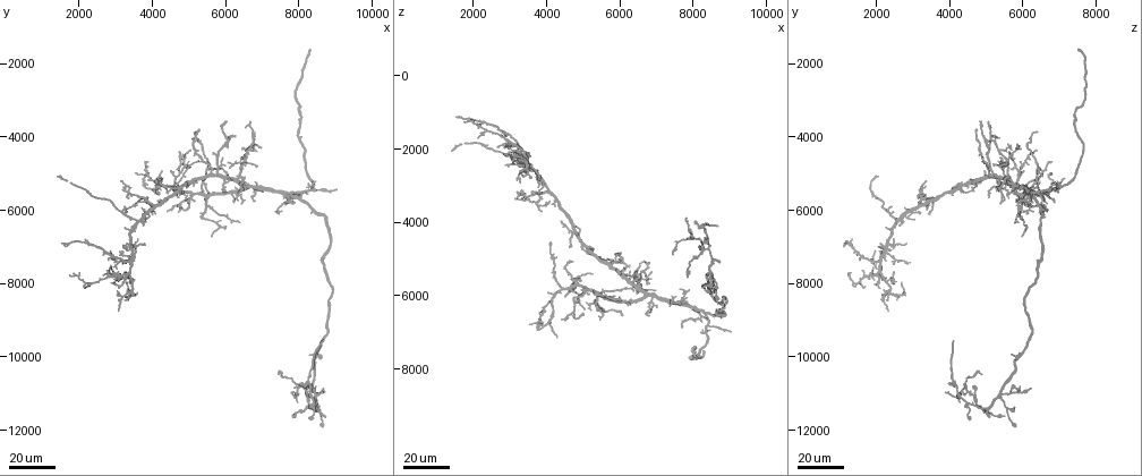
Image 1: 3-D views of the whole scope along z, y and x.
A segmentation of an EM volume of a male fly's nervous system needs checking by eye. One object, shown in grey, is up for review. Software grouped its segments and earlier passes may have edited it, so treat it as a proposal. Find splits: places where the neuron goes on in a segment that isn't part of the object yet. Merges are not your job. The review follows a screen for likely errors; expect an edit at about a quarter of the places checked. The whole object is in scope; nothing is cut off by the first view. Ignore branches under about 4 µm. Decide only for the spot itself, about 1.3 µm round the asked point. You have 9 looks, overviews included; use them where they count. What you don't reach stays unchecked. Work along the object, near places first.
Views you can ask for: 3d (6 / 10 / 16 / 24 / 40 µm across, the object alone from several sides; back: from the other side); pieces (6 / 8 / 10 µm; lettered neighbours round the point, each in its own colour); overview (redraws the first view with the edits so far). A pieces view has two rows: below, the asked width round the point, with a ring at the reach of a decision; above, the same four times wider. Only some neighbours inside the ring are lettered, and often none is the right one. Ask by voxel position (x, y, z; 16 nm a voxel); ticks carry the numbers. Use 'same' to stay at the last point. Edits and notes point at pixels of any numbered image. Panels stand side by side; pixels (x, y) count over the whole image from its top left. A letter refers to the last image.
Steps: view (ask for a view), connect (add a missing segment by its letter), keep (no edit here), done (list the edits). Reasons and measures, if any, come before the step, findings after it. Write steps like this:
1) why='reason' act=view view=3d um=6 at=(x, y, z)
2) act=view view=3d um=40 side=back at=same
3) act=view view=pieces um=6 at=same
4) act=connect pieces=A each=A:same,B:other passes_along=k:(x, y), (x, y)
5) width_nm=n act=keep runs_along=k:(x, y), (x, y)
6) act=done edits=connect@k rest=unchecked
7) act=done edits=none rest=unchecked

why='an open end' act=view view=3d um=40 at=(8750, 11650, 5050)

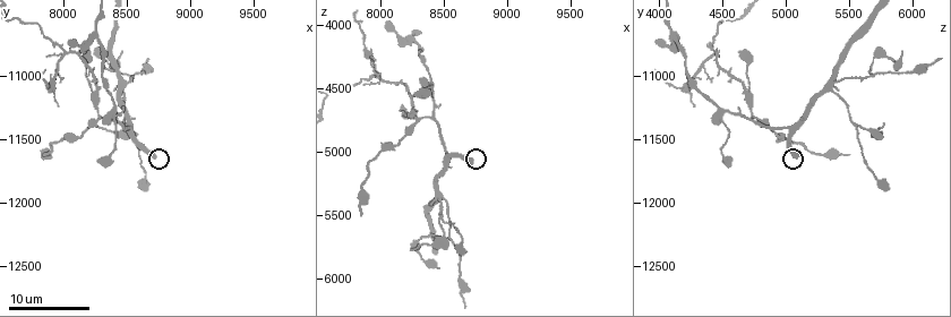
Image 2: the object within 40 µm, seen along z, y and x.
why='see the neighbours' act=view view=pieces um=10 at=(8720, 11640, 5080)

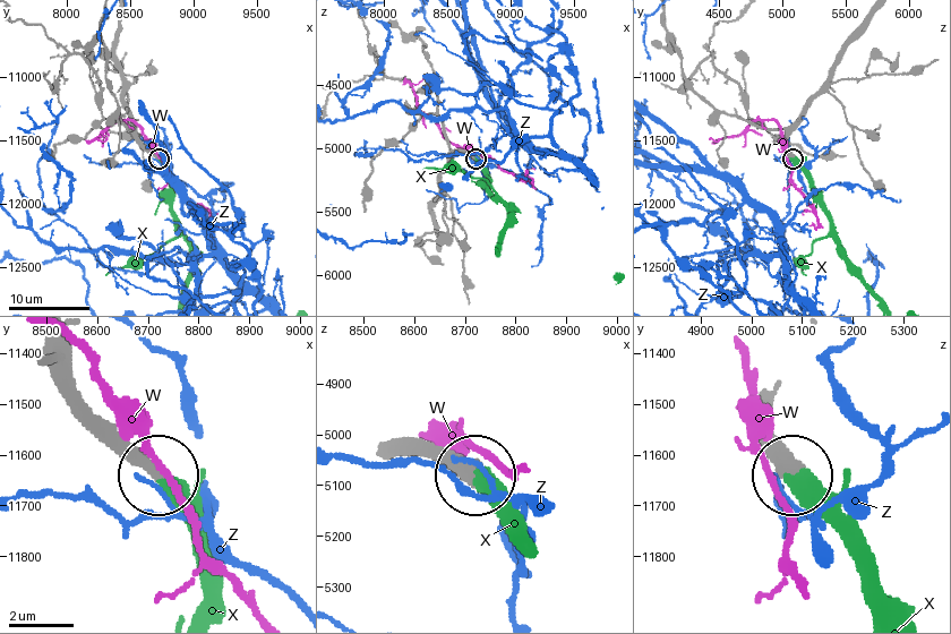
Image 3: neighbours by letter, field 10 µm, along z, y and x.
act=connect pieces=X each=W:other,X:same,Z:other passes_along=3:(788, 137), (787, 151), (805, 176), (855, 276) found='the neuron continues'

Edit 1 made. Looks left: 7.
why='end of a long branch' act=view view=pieces um=10 at=(7860, 11620, 5480)

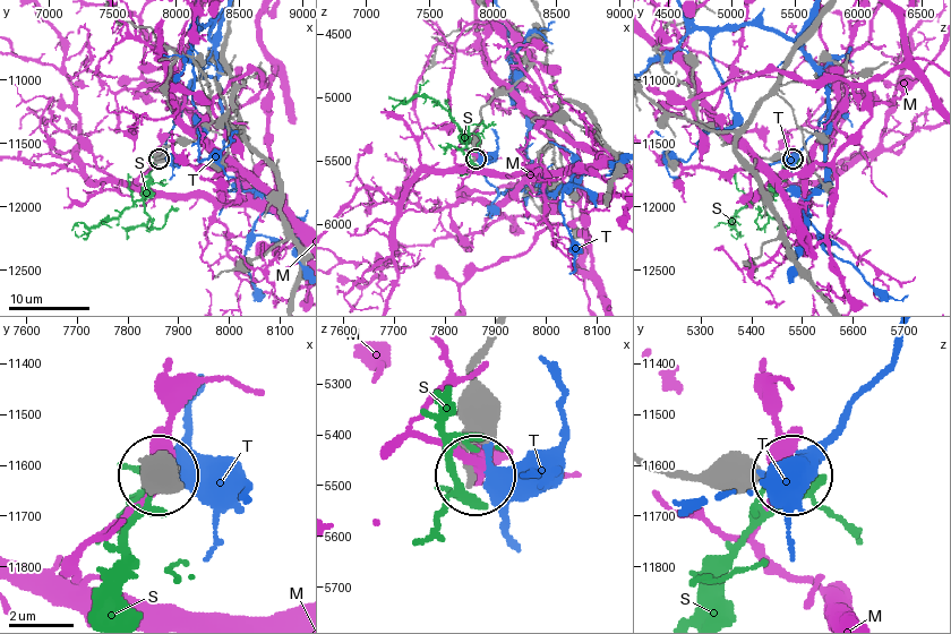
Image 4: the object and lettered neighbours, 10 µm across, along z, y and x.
act=keep each=M:other,S:other,T:other found='no lettered segment goes on from it'

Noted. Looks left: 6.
why='end of a long branch' act=view view=3d um=24 at=(8650, 9600, 4100)

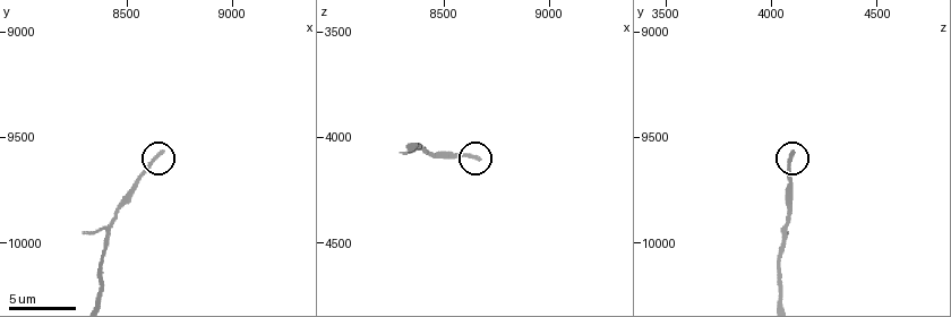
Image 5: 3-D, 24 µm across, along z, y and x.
act=view view=pieces um=6 at=(8650, 9580, 4100)

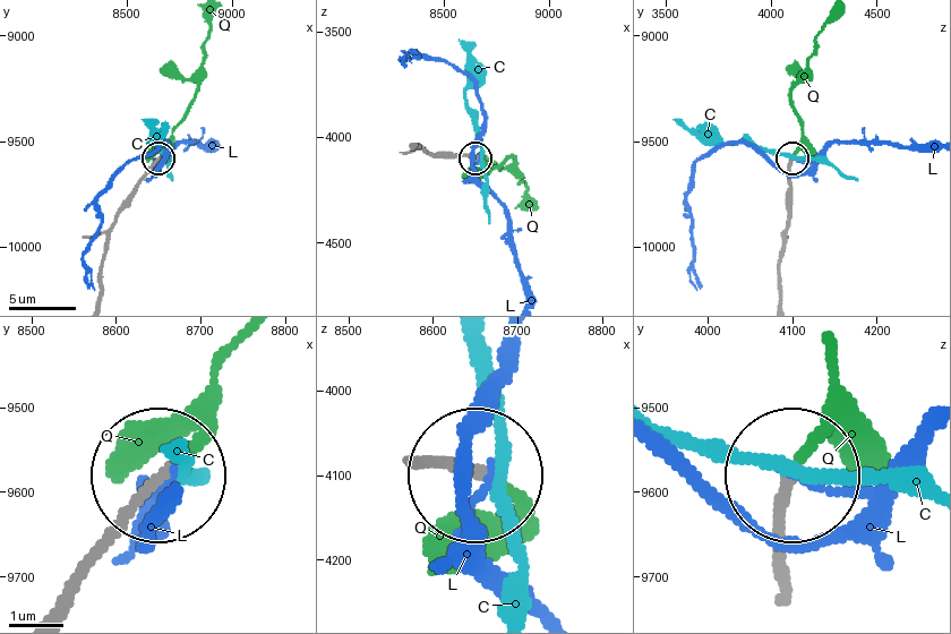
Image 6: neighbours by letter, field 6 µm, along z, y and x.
act=connect pieces=Q each=C:other,L:other,Q:same passes_along=6:(412, 469), (480, 473), (521, 508) found='the neuron continues'

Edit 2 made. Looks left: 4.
why='see it whole again' act=view view=overview

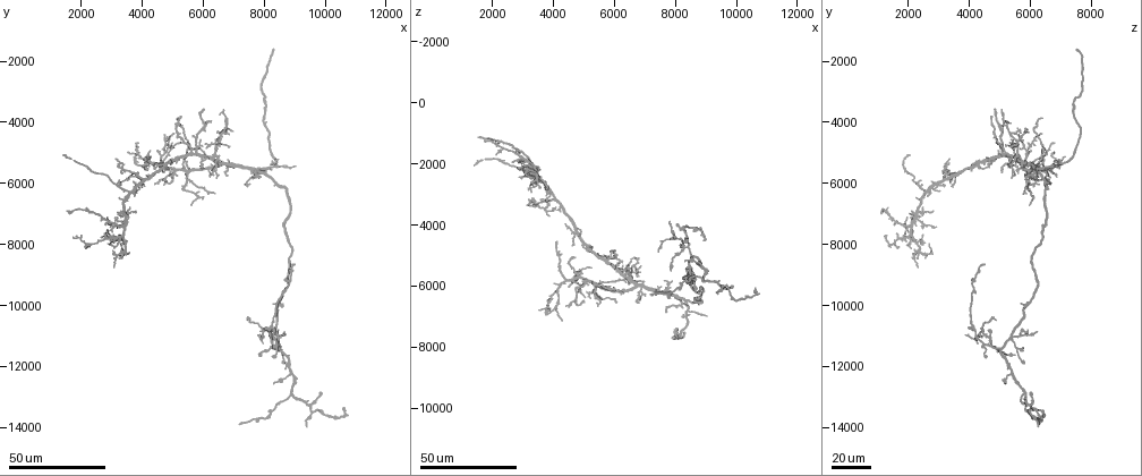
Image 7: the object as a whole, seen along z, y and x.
why='an open end' act=view view=3d um=40 at=(8300, 12500, 5100)

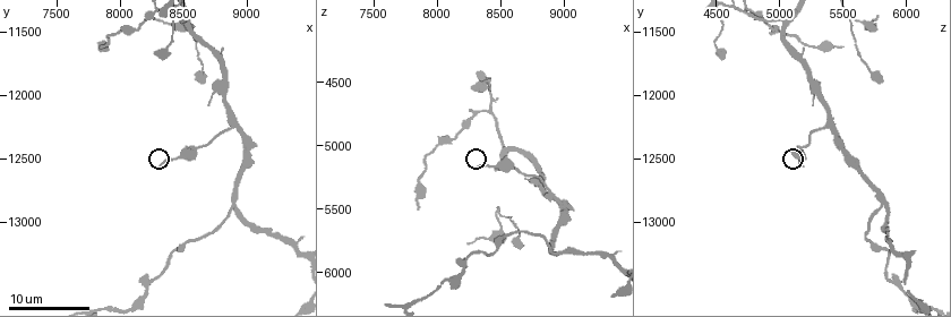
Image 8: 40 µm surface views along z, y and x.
act=view view=pieces um=6 at=(8300, 12560, 5180)

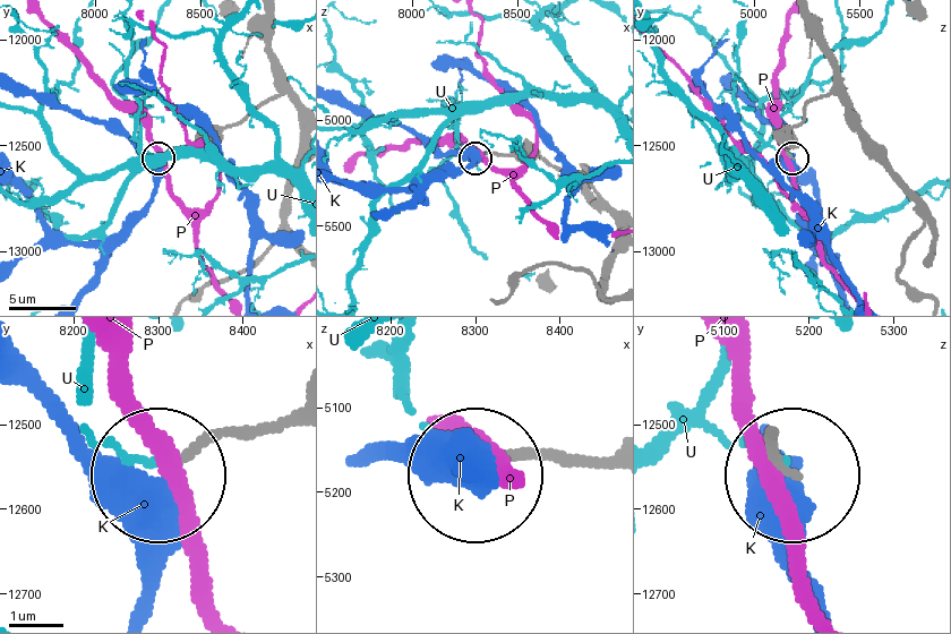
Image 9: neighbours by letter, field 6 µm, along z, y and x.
act=keep each=K:other,P:other,U:other runs_along=9:(297, 408), (202, 439), (165, 471) found='no lettered segment goes on from it'

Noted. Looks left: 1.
act=done edits=connect@3,connect@6 rest=unchecked

